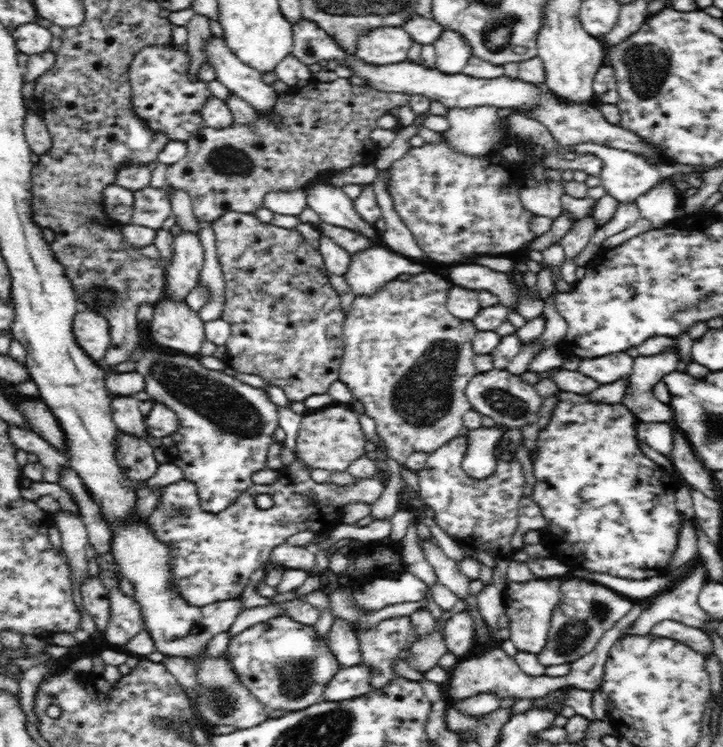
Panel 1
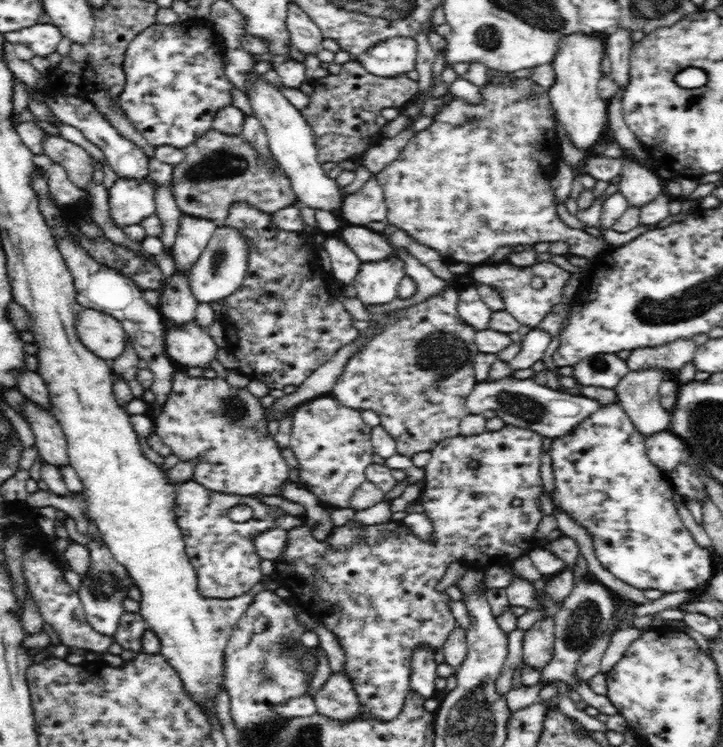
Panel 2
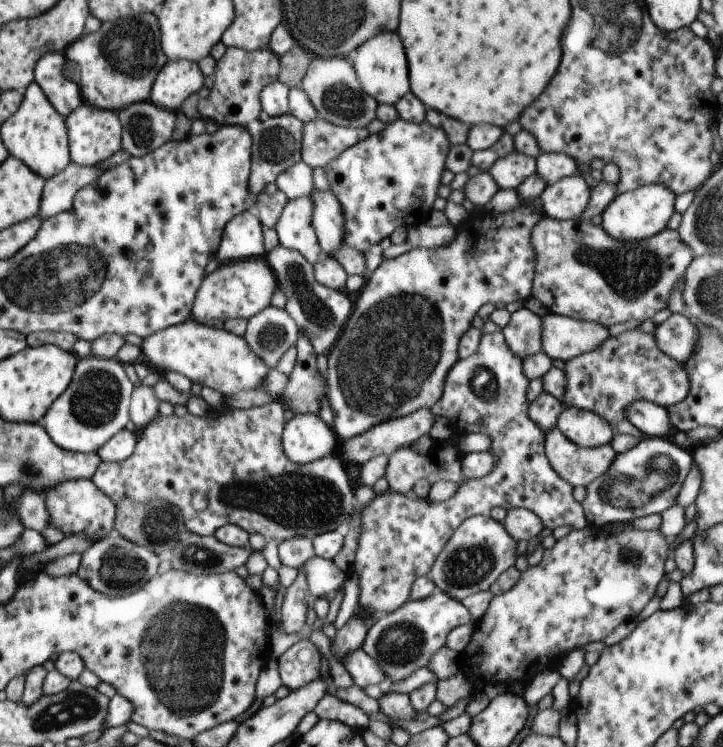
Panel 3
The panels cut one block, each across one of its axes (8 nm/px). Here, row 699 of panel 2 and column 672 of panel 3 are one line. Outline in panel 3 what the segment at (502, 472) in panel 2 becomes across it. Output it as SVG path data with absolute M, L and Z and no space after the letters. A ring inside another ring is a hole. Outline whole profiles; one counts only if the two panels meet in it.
M639 328L626 330L619 336L610 335L596 350L568 360L564 374L564 408L576 407L594 412L608 420L612 428L626 418L626 408L636 400L648 400L667 409L682 402L690 390L683 364L658 348L653 333L646 334Z

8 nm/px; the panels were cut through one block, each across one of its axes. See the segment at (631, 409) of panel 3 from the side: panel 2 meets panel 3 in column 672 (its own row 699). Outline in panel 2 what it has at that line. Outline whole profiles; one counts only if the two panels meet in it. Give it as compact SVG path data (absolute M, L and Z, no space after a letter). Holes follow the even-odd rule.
M421 646L415 648L411 658L411 675L409 687L412 691L422 695L424 700L434 698L436 686L434 680L438 676L436 673L435 652L430 647Z

